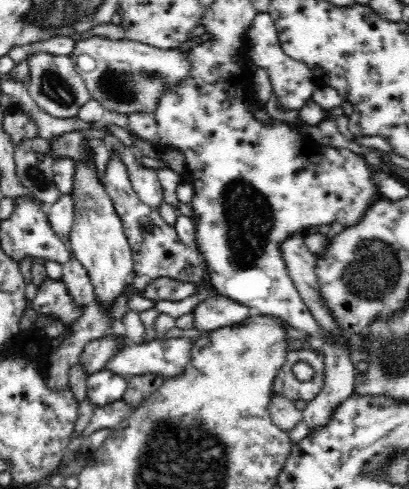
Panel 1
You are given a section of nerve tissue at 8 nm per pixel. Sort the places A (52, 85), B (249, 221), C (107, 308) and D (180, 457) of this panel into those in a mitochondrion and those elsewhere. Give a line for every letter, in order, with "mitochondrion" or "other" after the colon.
A: mitochondrion
B: mitochondrion
C: other
D: mitochondrion

